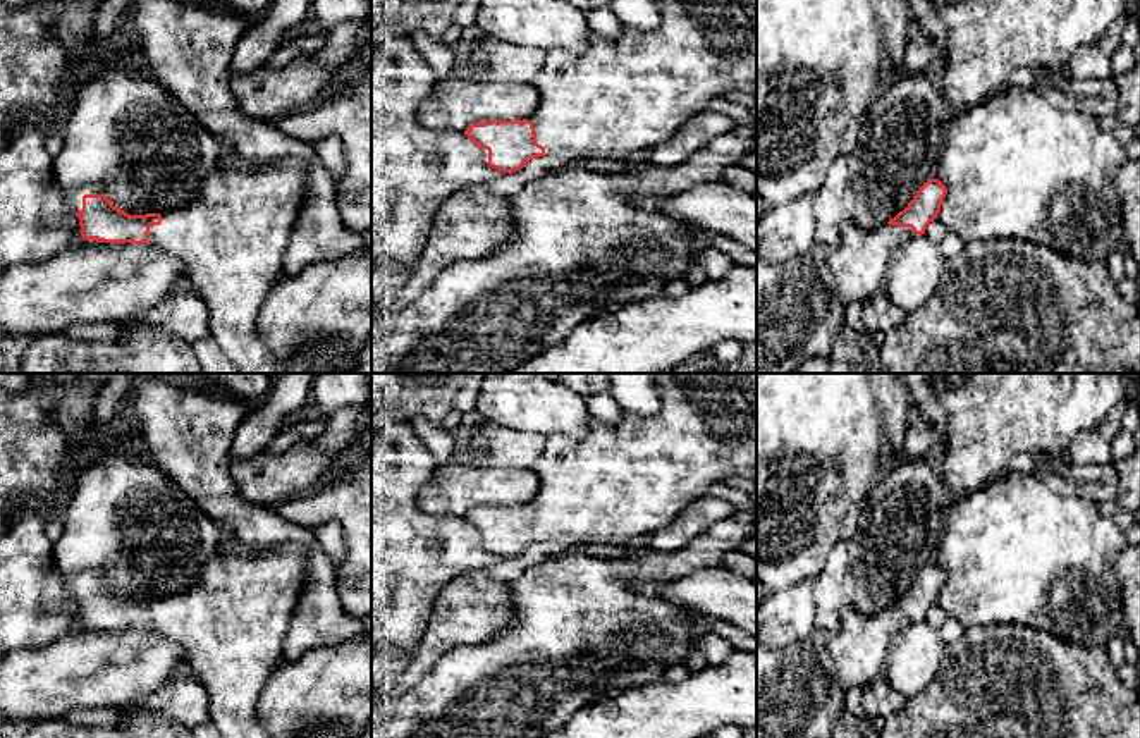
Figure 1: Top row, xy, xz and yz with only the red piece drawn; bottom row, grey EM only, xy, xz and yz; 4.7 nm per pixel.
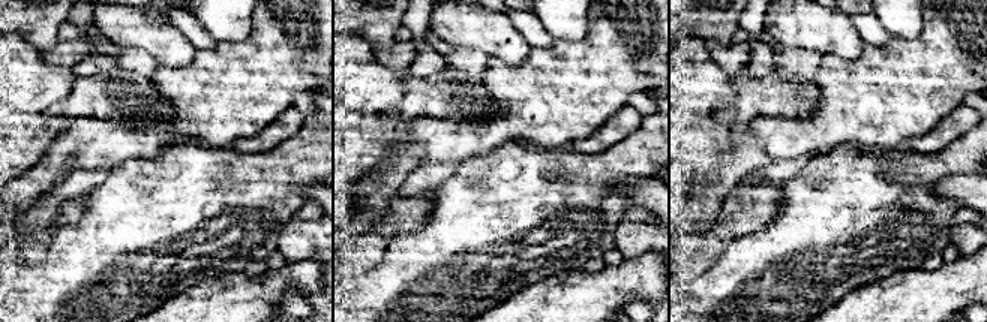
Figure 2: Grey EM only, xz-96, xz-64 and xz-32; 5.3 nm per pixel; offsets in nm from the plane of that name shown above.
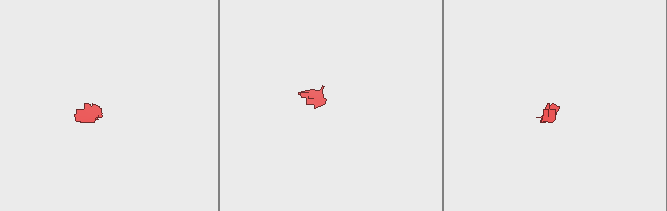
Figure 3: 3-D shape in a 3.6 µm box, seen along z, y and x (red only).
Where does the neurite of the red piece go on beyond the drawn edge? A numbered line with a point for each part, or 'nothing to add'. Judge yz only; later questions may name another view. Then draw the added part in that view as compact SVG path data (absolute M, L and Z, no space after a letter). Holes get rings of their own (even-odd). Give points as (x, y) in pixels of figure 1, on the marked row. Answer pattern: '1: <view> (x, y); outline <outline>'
1: yz (800, 301); outline M849 217L837 246L815 243L806 255L782 263L769 263L757 251L757 373L794 373L810 358L829 358L836 335L846 327L844 306L865 303L884 289L891 253L915 237L920 234L911 227L889 224L875 231L861 231Z

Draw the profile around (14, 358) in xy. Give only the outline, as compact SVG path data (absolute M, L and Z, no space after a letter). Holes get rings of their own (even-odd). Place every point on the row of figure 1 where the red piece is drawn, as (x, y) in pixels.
M120 325L117 341L10 335L0 342L0 373L203 373L193 344L162 329Z

